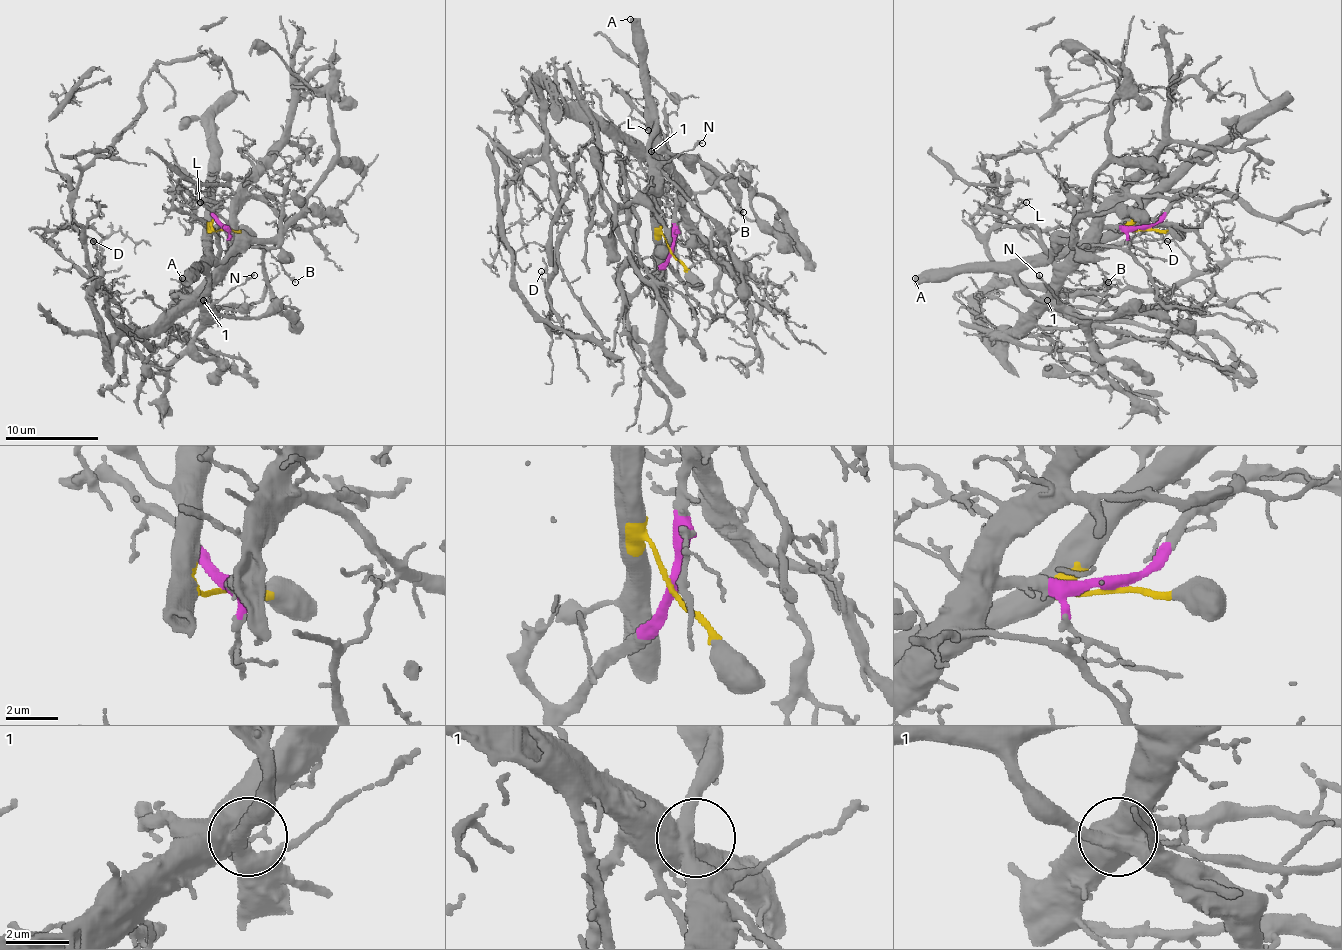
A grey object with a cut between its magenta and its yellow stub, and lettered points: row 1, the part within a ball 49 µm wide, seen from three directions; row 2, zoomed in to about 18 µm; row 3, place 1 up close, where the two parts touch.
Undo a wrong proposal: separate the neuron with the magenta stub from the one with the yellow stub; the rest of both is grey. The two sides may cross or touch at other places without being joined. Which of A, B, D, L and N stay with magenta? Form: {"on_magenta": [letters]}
{"on_magenta": ["B", "D", "L"]}

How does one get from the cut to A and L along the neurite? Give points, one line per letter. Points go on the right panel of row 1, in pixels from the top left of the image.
A: (1146, 230), (1104, 234), (1005, 262), (973, 262), (949, 269), (933, 269), (914, 279)
L: (1146, 227), (1092, 232), (1057, 262), (1005, 213), (1010, 208), (1019, 208), (1026, 201)

